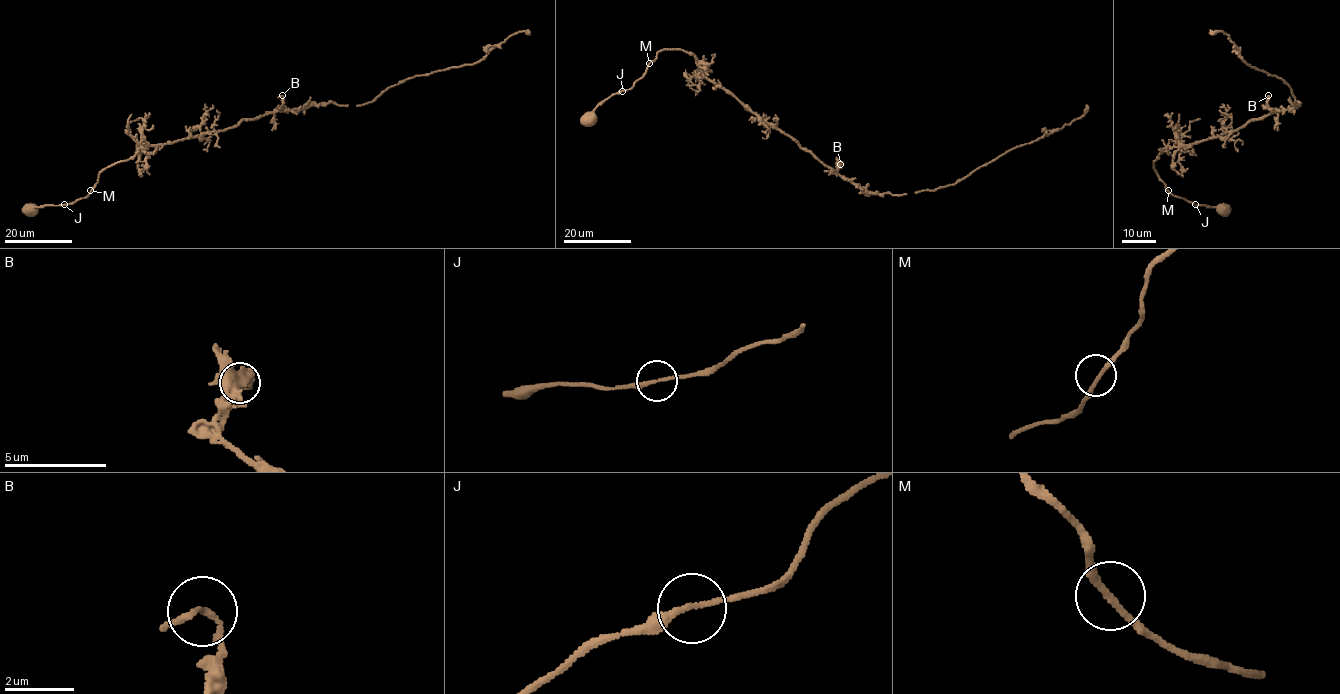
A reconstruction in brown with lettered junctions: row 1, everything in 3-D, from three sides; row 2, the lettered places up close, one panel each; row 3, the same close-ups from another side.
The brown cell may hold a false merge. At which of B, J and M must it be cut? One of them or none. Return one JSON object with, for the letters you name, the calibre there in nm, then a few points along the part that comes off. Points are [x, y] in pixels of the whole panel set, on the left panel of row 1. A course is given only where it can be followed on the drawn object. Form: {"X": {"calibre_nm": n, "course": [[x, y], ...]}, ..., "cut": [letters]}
{"cut": []}

